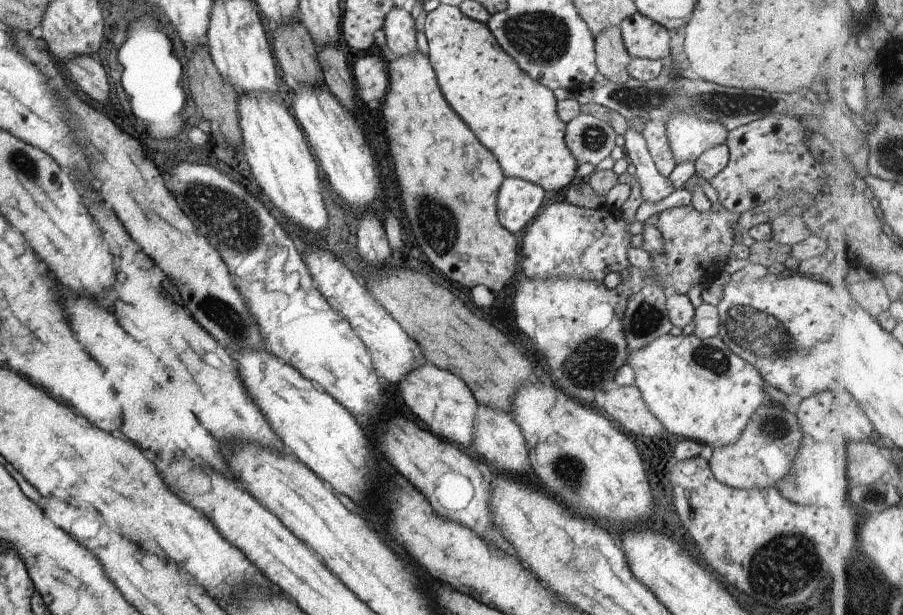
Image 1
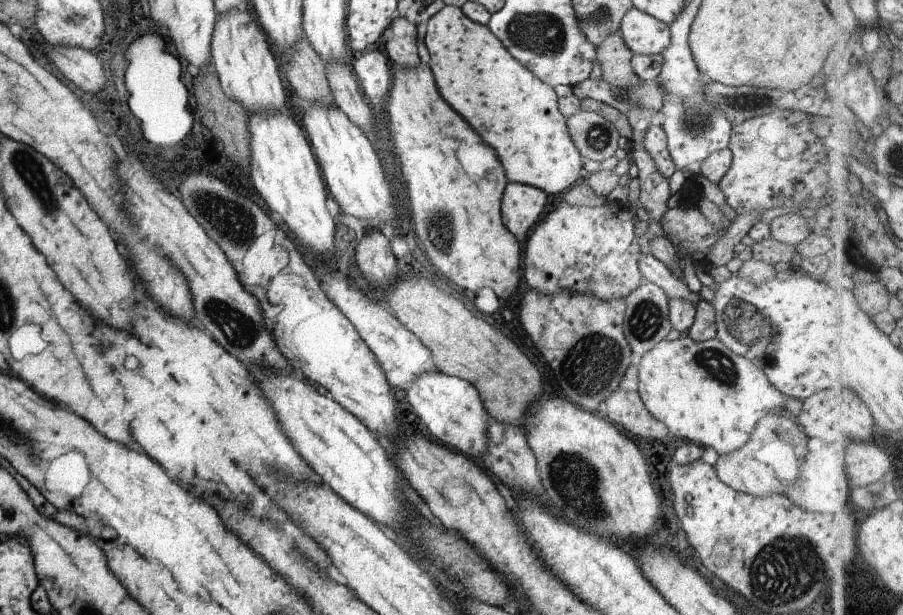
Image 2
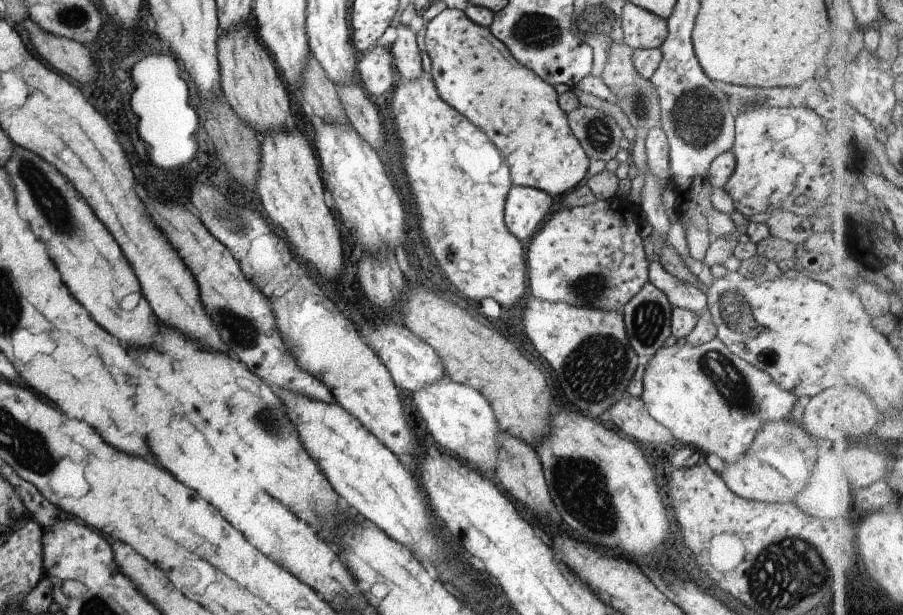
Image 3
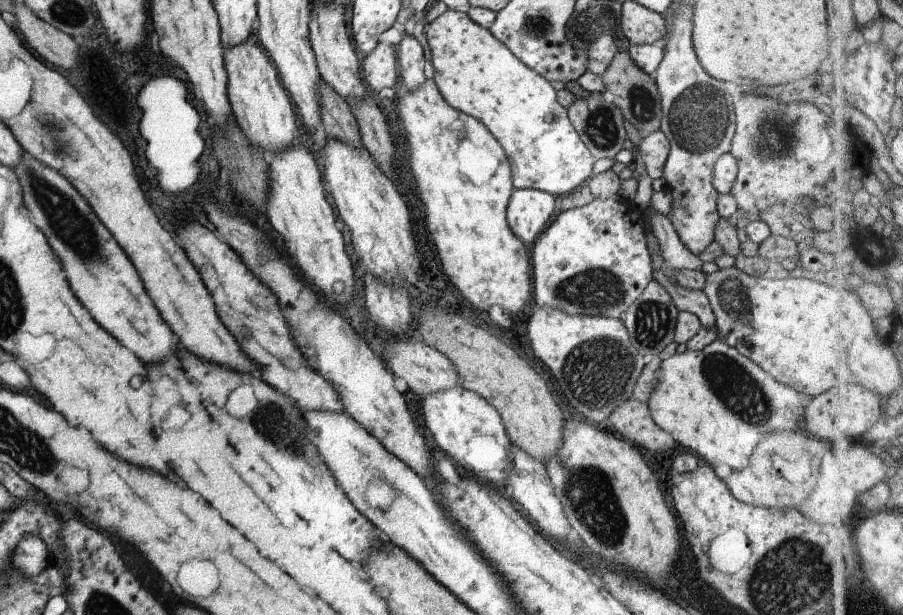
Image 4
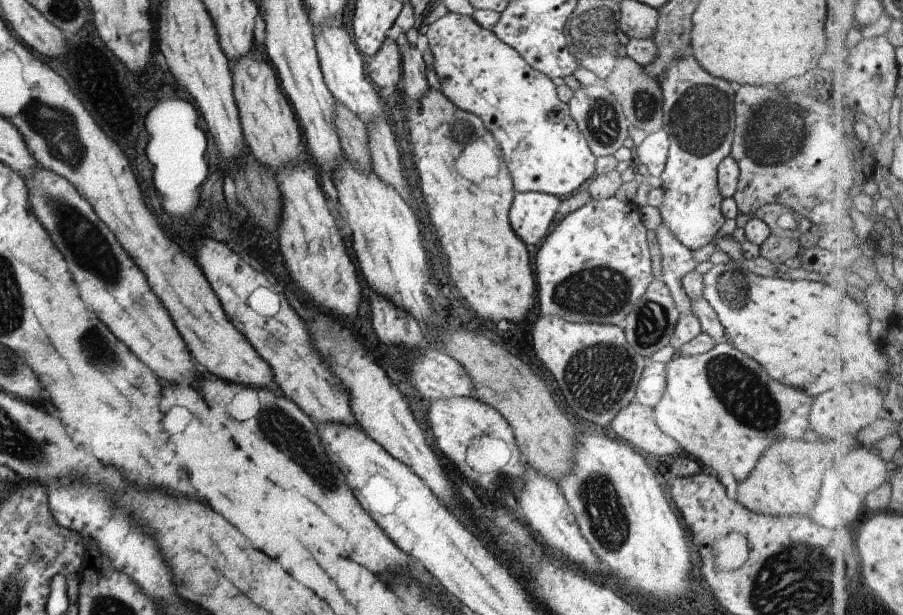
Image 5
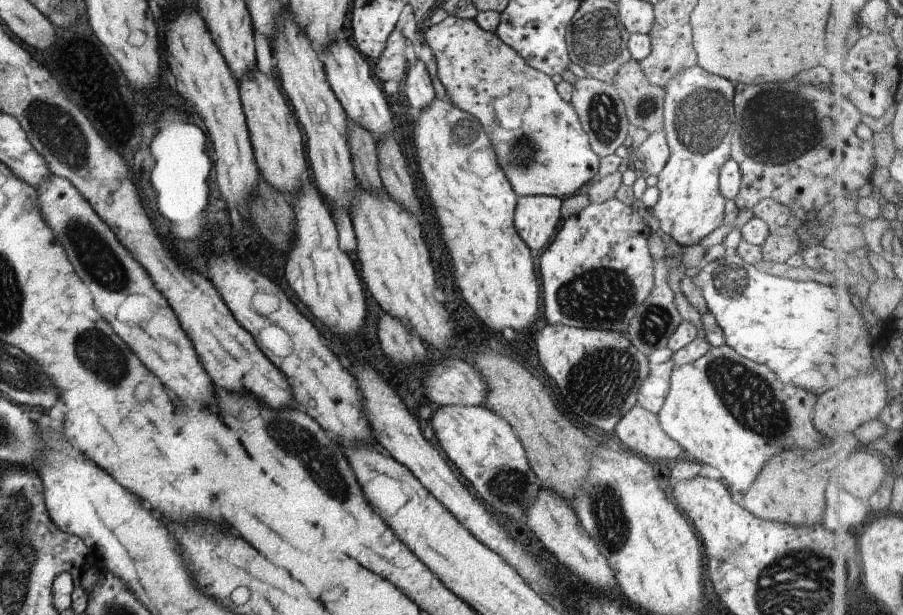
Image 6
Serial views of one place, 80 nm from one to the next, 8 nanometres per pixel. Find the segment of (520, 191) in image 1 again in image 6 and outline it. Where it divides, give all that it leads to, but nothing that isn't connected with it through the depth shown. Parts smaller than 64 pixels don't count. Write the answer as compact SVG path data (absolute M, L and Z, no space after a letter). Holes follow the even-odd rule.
M528 195L518 199L514 224L520 238L532 250L536 266L561 224L562 203L560 197L548 195Z

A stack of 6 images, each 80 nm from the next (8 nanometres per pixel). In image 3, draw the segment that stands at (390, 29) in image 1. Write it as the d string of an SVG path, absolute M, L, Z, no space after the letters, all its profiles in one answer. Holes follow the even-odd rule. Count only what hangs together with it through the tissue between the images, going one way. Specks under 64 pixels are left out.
M400 23L396 27L397 38L390 45L391 55L398 78L412 80L418 78L422 69L420 49L416 43L416 33L408 25Z

